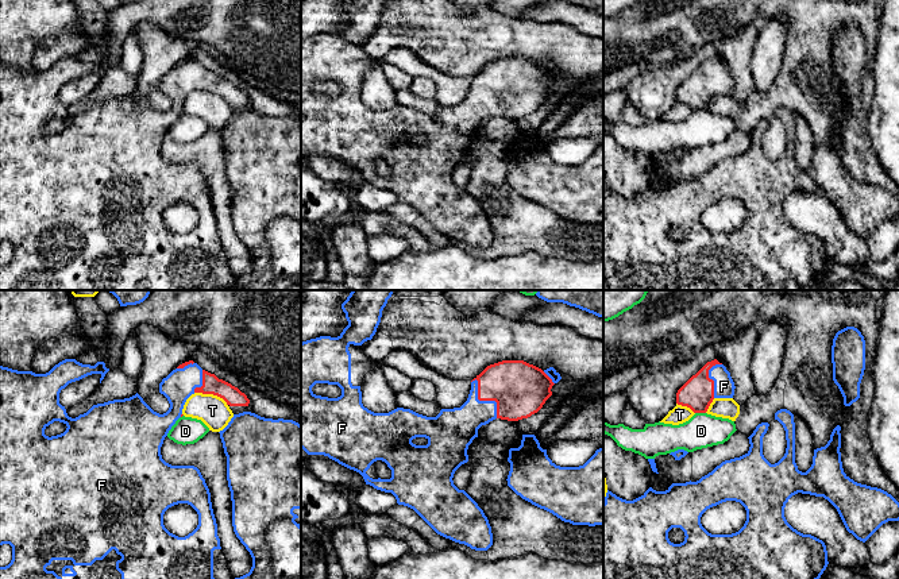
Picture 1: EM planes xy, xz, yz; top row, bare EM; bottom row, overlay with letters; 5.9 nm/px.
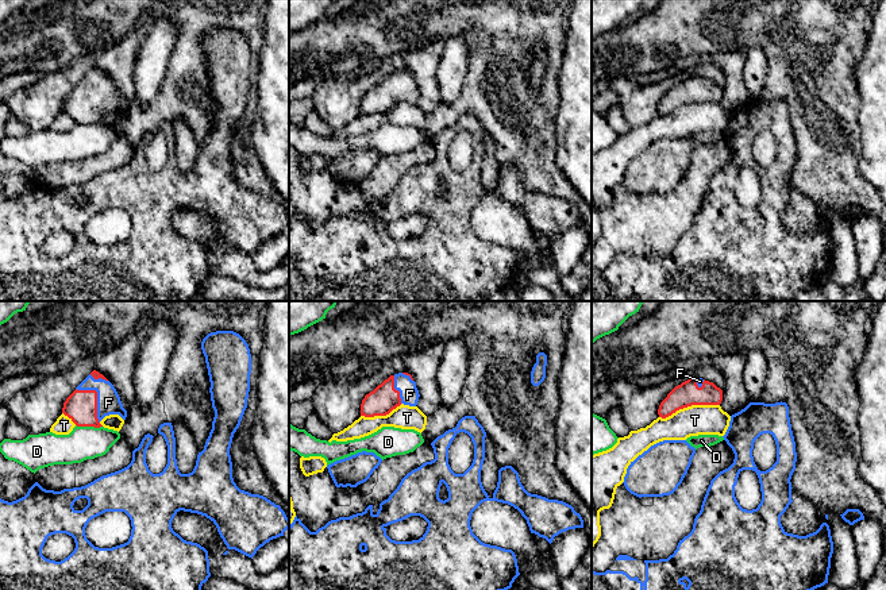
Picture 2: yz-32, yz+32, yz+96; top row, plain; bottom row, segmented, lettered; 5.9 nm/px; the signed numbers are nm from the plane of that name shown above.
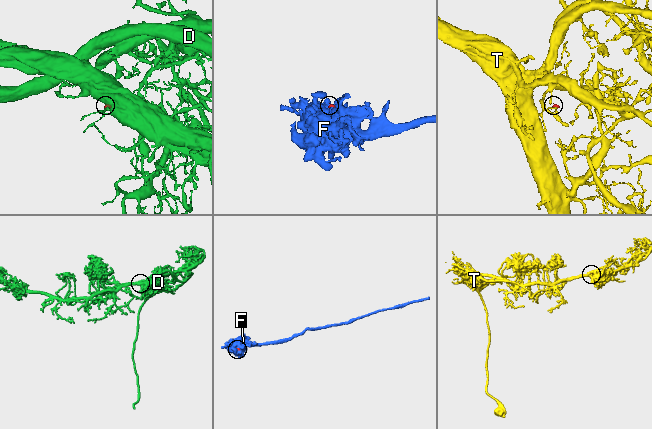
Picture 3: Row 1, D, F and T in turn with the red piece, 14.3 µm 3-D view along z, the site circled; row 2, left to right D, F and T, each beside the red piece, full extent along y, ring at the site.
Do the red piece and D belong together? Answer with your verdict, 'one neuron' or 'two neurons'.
two neurons

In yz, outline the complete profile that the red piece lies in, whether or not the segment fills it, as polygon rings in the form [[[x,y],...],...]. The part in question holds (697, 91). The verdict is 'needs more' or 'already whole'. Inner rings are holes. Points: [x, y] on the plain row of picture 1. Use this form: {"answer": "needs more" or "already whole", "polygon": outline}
{"answer": "needs more", "polygon": [[[717,57],[707,59],[676,90],[676,101],[694,111],[706,111],[714,96],[733,96],[734,80]]]}

